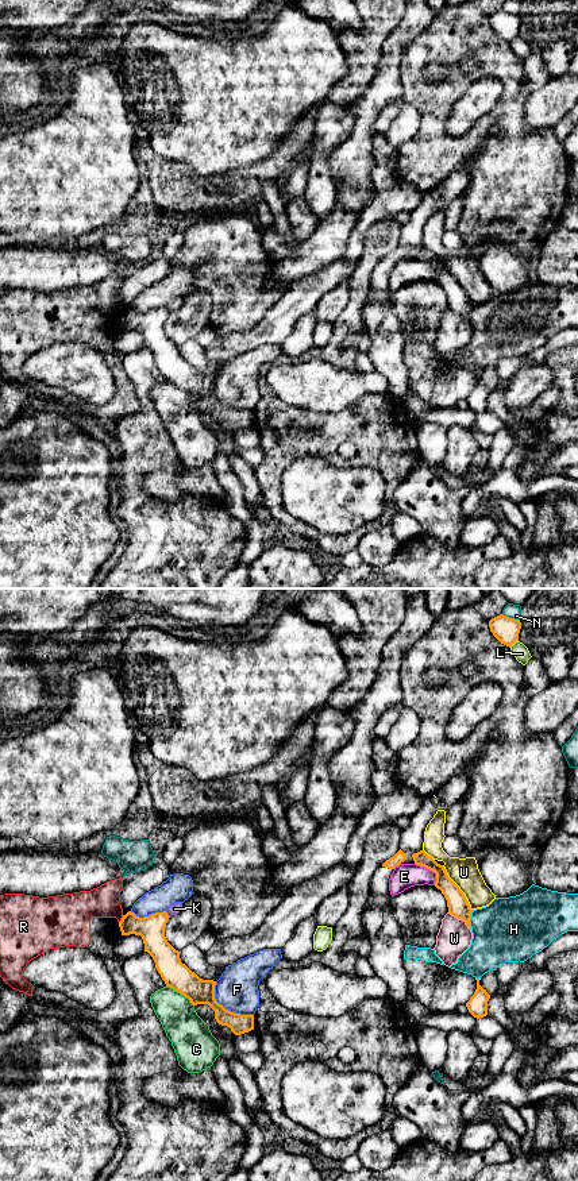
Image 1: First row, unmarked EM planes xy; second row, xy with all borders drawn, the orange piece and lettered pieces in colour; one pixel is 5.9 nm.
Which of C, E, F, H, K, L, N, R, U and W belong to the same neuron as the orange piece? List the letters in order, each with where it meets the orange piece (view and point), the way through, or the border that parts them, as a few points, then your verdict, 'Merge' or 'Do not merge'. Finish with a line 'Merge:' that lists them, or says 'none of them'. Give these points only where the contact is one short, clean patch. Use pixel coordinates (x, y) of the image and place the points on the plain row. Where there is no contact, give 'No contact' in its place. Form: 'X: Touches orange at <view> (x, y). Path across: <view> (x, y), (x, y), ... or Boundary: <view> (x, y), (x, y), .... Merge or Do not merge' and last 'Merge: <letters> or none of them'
C: Touches orange at xy (181, 389). Do not merge
E: Touches orange at xy (431, 265). Do not merge
F: Touches orange at xy (224, 404). Do not merge
H: Touches orange at xy (470, 313). Do not merge
K: Touches orange at xy (166, 309). Boundary: xy (165, 307), (169, 312). Do not merge
L: Touches orange at xy (513, 38). Do not merge
N: Touches orange at xy (511, 14). Do not merge
R: Touches orange at xy (122, 315). Boundary: xy (123, 311), (119, 317). Do not merge
U: Touches orange at xy (458, 284). Do not merge
W: Touches orange at xy (461, 313). Do not merge
Merge: none of them

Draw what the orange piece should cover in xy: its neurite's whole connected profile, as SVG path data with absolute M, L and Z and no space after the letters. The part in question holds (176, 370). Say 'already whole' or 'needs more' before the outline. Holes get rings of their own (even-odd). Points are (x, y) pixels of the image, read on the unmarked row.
already whole; M128 306L119 317L122 331L140 331L158 368L166 382L173 383L190 395L193 401L208 400L215 406L219 420L227 421L235 431L254 425L254 410L240 410L226 405L215 394L213 375L203 375L181 358L180 347L176 346L165 332L169 316L166 306L155 308L144 313Z

